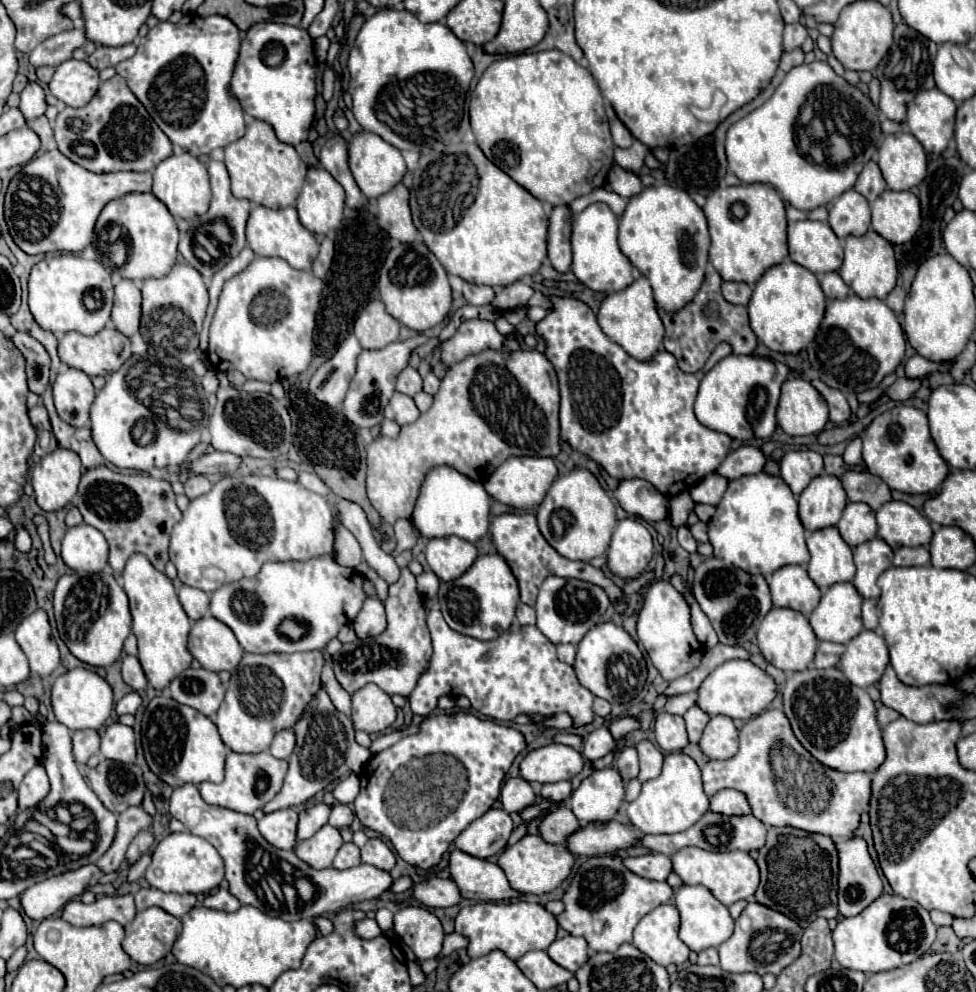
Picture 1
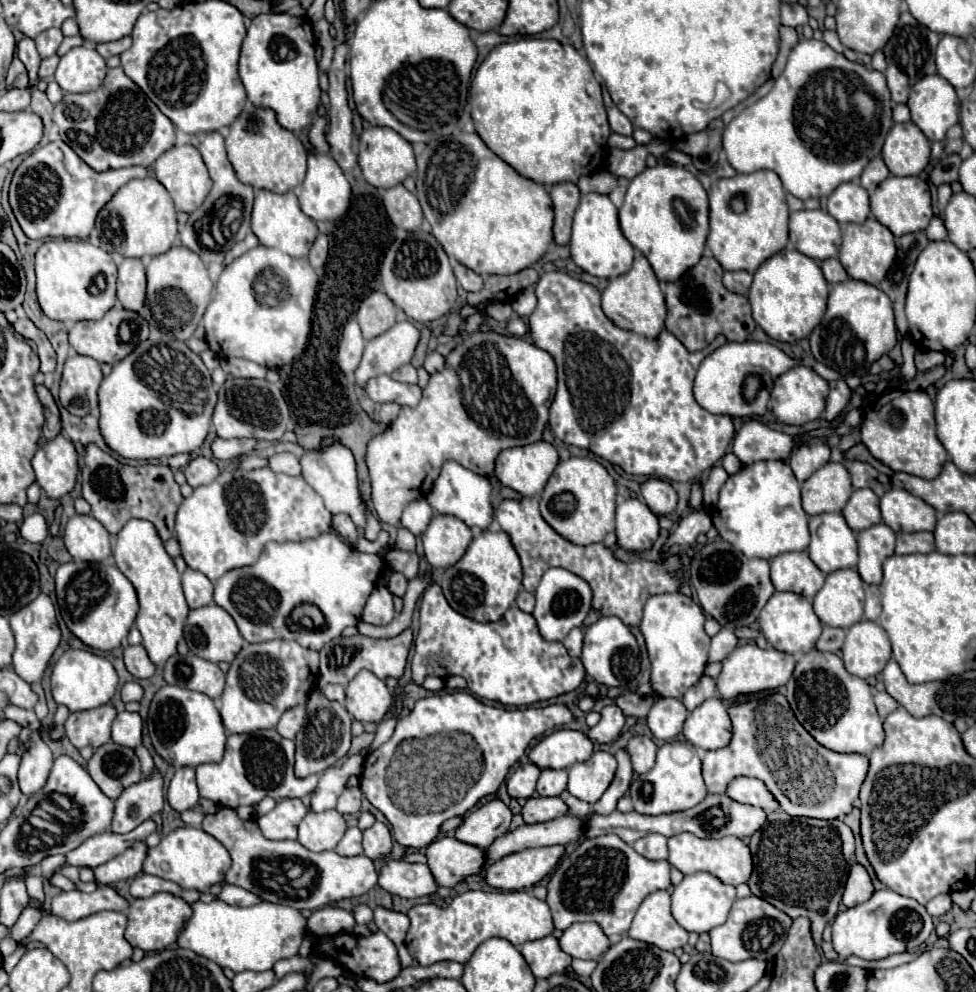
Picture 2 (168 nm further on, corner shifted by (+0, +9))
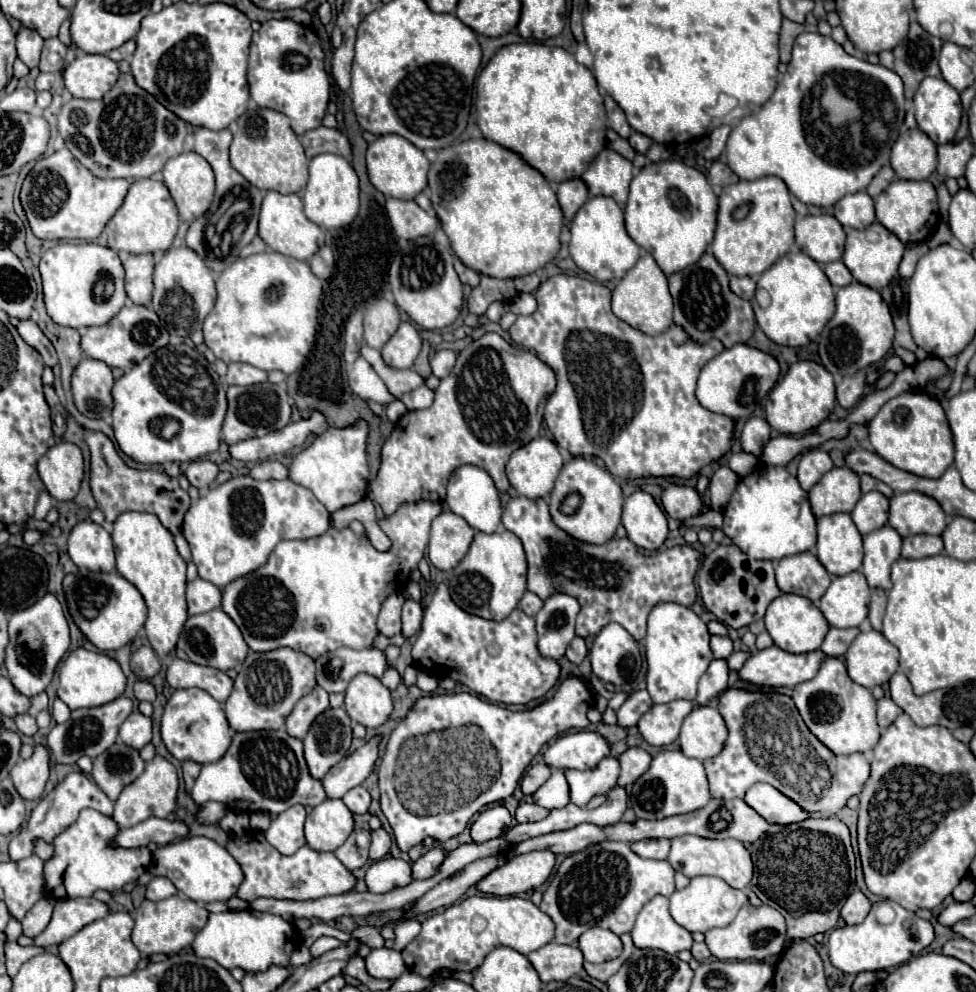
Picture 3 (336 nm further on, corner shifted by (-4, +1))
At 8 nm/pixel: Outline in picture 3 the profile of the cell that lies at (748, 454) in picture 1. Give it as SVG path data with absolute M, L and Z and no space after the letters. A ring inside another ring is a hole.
M750 417L742 429L742 435L740 435L742 451L756 455L756 459L760 459L764 453L764 445L768 441L770 441L768 421L760 419L760 417Z

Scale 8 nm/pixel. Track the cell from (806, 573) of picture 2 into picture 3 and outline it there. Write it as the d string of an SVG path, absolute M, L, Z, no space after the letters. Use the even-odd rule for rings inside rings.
M810 551L784 557L774 561L774 565L776 583L782 593L794 593L810 601L818 601L830 585L828 571L824 571L822 563Z

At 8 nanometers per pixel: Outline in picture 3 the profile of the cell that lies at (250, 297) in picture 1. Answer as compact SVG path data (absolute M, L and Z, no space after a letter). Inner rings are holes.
M264 251L246 259L234 261L216 281L218 299L212 313L204 319L204 343L226 365L240 361L262 371L282 371L292 375L312 349L318 323L318 305L322 295L322 281L312 273L306 261L298 261L276 251Z

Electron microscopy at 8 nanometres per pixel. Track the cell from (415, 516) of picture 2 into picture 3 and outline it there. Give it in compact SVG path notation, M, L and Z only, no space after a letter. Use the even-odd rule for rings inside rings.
M416 501L402 505L392 517L384 517L380 521L380 527L392 539L392 547L386 553L376 551L368 539L356 537L350 529L336 531L334 527L330 527L322 537L306 541L280 541L260 569L240 579L234 579L232 583L228 583L228 587L224 587L222 609L238 625L248 647L258 653L272 651L278 647L290 647L310 655L312 659L318 659L320 655L336 651L338 647L368 649L372 647L372 639L378 633L376 617L380 613L382 601L390 593L400 591L410 579L410 571L416 569L428 545L430 523L440 513L440 503Z

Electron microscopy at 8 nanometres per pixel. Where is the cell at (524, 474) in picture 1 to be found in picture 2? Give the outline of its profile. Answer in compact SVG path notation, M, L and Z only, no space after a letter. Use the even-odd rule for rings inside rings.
M536 441L524 447L504 449L496 459L496 475L502 485L520 495L536 497L544 491L556 463L556 449L546 441Z

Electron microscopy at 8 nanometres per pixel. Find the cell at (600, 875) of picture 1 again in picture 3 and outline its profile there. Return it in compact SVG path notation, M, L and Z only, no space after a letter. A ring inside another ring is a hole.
M604 841L580 853L568 855L544 891L540 909L556 923L556 943L574 945L590 927L610 929L616 935L630 933L642 905L656 895L674 893L674 869L668 861L638 857L630 845Z

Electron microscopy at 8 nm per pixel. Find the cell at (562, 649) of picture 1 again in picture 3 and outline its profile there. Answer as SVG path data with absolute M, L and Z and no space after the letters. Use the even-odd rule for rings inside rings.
M574 637L572 643L570 643L570 647L568 647L568 651L566 651L566 657L572 663L582 663L586 659L586 655L588 655L588 647L586 647L584 639L582 637Z

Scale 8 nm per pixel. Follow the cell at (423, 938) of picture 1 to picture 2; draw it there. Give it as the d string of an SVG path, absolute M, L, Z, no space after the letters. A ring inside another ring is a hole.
M466 891L454 897L454 901L446 909L440 909L436 905L414 905L408 911L408 917L412 925L406 935L406 949L412 957L416 957L420 965L432 965L432 963L446 961L446 959L466 963L472 957L472 953L476 951L476 947L490 937L508 939L512 945L518 947L526 941L548 937L554 931L550 909L546 901L540 901L534 895L528 895L526 891Z

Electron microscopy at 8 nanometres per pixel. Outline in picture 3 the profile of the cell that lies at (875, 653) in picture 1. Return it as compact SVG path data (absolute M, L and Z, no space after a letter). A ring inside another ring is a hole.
M874 629L858 633L844 657L850 679L866 689L888 683L898 671L898 649Z

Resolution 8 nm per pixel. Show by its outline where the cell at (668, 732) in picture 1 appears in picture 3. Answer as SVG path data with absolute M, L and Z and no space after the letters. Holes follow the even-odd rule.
M672 701L664 705L654 705L638 721L638 731L642 737L656 747L668 747L678 739L682 721L694 709L692 701Z

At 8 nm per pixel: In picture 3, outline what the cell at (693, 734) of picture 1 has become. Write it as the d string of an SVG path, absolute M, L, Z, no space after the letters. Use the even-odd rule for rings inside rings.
M716 659L710 663L708 671L700 677L700 685L698 685L698 695L696 695L696 703L698 705L708 705L712 699L716 699L720 695L720 691L726 691L726 683L728 683L728 665L722 659Z

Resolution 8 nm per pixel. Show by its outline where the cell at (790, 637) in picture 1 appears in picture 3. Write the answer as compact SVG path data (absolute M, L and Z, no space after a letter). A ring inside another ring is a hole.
M780 595L776 597L768 611L766 611L766 629L770 633L770 637L774 639L774 643L788 651L788 653L810 653L810 651L818 651L830 625L824 619L822 611L808 599L800 597L800 595Z

